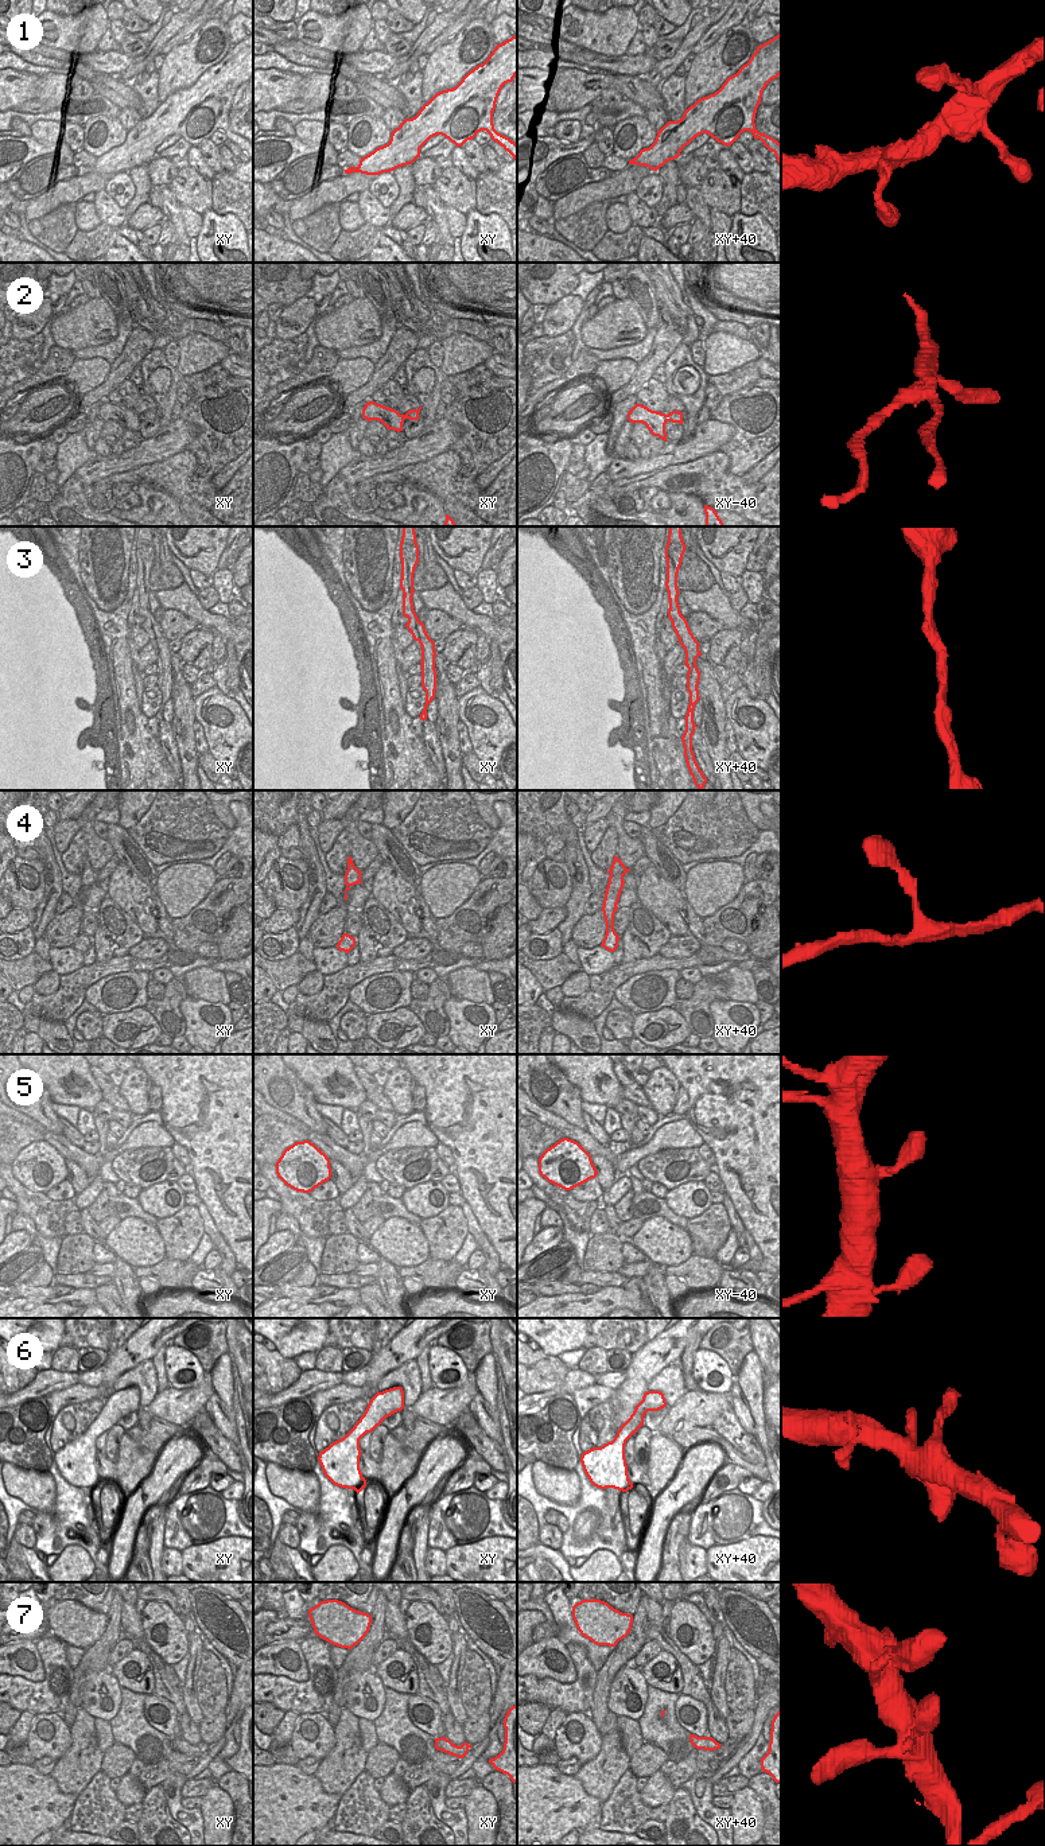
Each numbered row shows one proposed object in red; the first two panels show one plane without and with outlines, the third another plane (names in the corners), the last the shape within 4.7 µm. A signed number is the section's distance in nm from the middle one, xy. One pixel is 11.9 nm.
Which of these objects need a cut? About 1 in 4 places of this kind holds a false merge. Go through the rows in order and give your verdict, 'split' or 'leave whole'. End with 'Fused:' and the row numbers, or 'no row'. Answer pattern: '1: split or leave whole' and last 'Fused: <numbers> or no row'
1: leave whole
2: split
3: leave whole
4: leave whole
5: leave whole
6: leave whole
7: leave whole
Fused: 2

